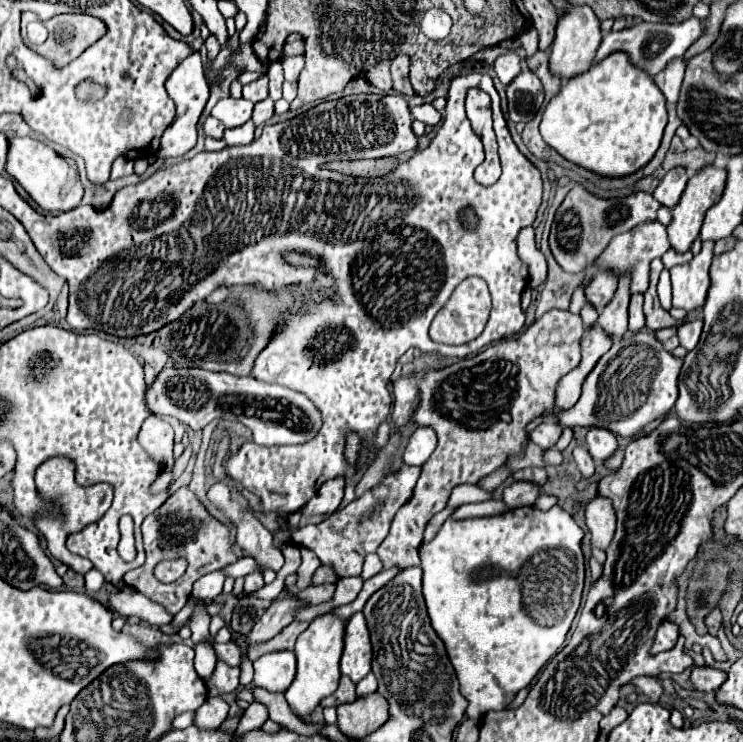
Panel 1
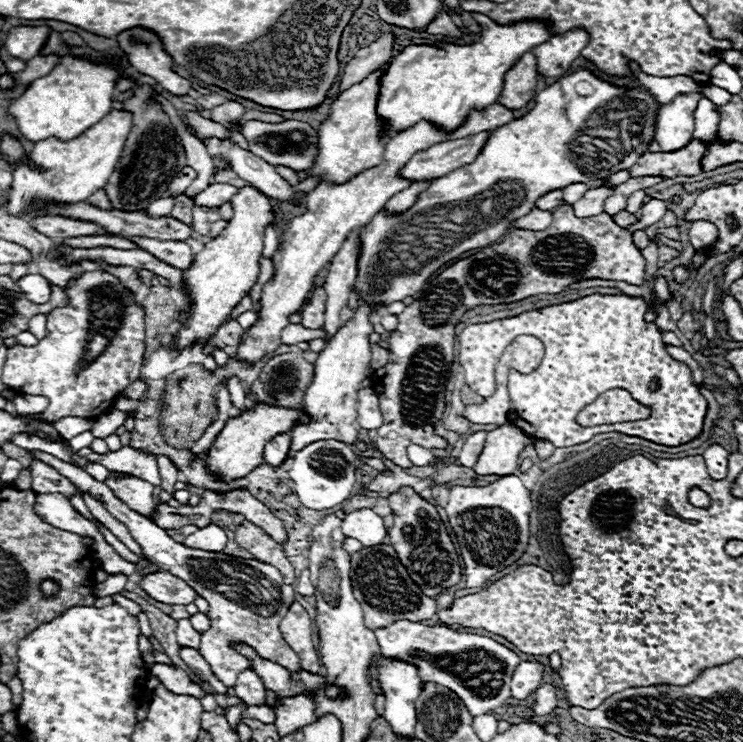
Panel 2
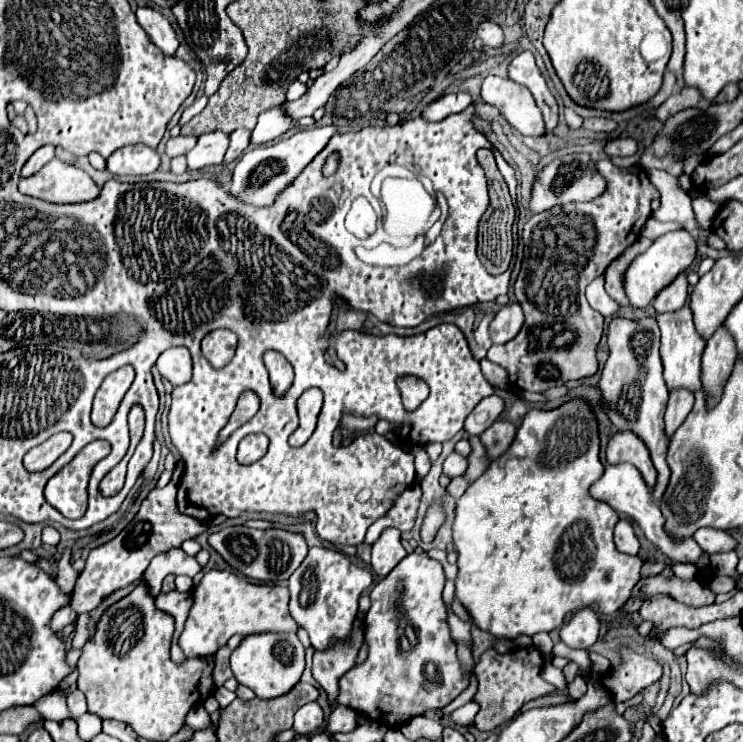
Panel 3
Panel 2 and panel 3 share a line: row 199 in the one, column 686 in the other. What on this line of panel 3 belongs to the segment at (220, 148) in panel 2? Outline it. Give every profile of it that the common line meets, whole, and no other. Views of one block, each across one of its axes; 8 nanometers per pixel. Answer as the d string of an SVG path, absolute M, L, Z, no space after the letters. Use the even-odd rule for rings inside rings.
M686 272L678 274L676 280L666 286L664 290L660 290L654 298L654 308L656 312L672 312L672 310L680 310L686 302L686 296L688 296L688 276Z

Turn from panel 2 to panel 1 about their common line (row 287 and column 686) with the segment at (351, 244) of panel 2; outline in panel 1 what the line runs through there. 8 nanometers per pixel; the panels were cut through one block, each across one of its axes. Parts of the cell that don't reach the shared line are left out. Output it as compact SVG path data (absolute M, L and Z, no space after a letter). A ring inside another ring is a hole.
M688 320L682 326L678 326L678 338L680 338L680 346L684 346L688 352L696 348L696 342L700 338L700 330L702 330L702 320Z

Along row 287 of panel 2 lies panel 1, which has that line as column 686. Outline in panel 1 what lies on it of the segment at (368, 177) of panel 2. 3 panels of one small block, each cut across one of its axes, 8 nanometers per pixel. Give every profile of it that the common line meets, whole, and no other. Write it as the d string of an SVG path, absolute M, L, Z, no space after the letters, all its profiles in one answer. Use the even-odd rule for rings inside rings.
M704 242L702 252L694 256L690 264L682 264L670 270L672 276L672 306L674 308L684 308L686 312L698 310L704 306L708 288L710 288L710 264L714 260L714 242Z

